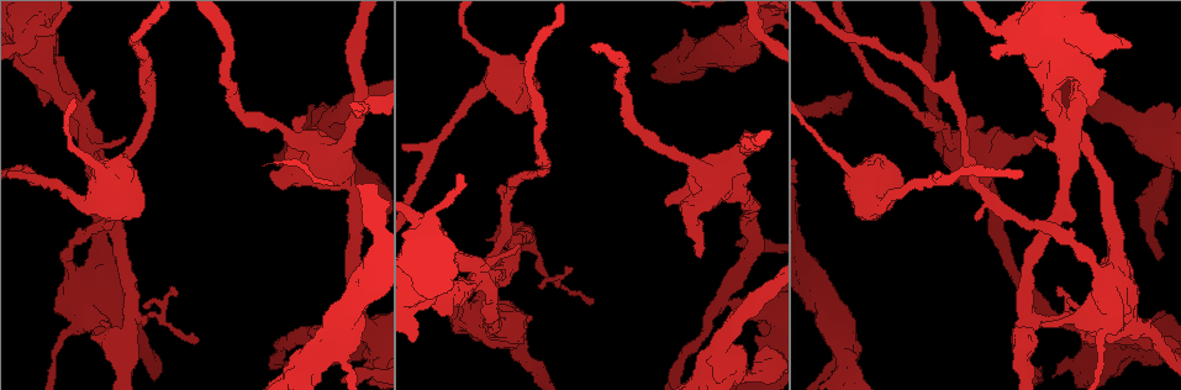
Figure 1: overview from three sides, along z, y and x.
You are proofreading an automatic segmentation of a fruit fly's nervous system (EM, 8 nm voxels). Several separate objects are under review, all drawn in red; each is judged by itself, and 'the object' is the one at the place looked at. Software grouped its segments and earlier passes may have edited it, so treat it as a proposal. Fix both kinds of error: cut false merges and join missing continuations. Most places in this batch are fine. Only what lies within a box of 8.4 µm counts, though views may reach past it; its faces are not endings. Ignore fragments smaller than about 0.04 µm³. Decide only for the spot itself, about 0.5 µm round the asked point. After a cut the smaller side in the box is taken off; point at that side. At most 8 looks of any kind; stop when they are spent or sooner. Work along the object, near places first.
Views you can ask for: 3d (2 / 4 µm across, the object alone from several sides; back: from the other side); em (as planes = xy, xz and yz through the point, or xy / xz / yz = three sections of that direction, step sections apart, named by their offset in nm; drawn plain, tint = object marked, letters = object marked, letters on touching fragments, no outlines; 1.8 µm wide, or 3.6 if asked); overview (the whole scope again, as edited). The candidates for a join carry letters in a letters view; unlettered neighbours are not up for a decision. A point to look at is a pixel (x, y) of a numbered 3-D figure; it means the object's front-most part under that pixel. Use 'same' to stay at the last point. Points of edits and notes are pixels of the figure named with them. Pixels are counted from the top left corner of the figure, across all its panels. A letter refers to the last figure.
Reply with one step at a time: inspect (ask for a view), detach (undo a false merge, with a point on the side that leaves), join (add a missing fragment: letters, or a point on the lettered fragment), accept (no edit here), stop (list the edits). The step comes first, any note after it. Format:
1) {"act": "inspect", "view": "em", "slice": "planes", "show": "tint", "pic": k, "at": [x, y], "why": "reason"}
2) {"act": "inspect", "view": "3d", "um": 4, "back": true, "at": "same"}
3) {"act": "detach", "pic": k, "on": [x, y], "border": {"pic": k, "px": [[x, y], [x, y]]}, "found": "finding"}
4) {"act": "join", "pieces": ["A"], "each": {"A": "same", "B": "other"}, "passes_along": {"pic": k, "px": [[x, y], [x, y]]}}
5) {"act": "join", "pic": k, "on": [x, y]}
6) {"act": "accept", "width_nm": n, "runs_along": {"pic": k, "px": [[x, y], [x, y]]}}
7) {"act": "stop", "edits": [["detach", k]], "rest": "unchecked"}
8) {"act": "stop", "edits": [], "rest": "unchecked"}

{"act": "inspect", "view": "3d", "um": 4, "back": true, "pic": 1, "at": [483, 282], "why": "three arms meet"}

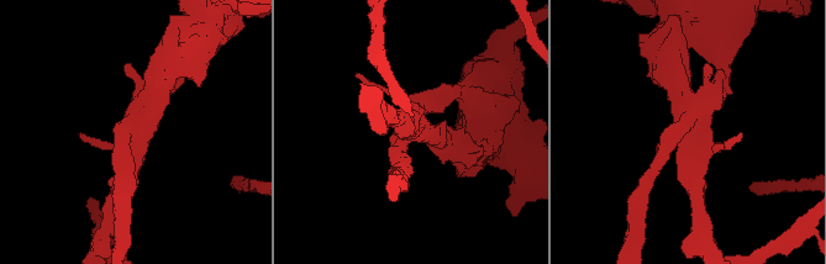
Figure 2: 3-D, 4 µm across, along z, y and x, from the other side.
{"act": "inspect", "view": "em", "slice": "xy", "step": 4, "show": "letters", "pic": 2, "at": [138, 130]}

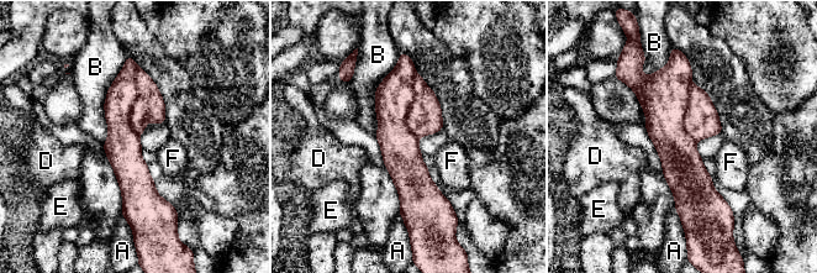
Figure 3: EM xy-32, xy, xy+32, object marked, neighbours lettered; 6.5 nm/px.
{"act": "inspect", "view": "em", "slice": "planes", "show": "letters", "at": "same"}

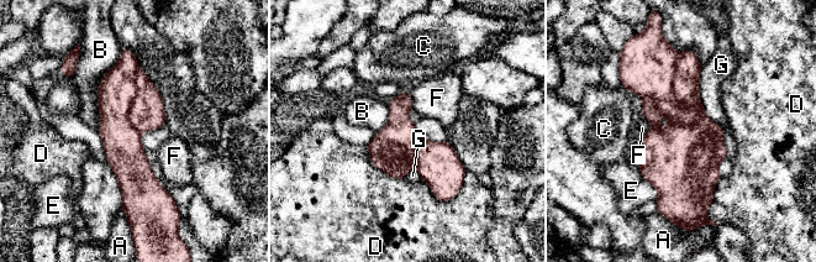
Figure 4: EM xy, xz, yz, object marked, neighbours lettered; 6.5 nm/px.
{"act": "detach", "pic": 4, "on": [686, 87], "width_nm": 320, "each": {"A": "other", "B": "other", "C": "other", "D": "other", "E": "other", "F": "other", "G": "other"}, "border": {"pic": 4, "px": [[678, 53], [693, 125]]}, "found": "two neurons meet here"}

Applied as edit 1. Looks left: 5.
{"act": "inspect", "view": "overview", "why": "redraw"}

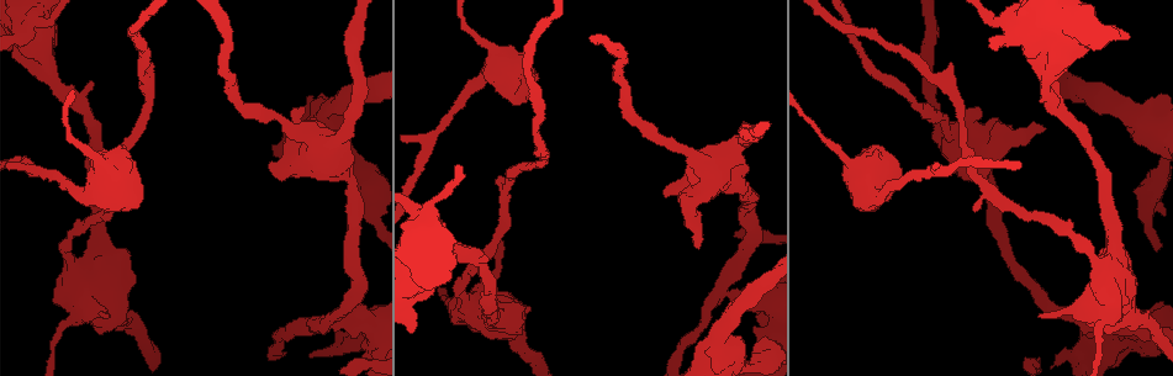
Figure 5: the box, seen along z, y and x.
{"act": "inspect", "view": "3d", "um": 4, "pic": 5, "at": [1044, 128], "why": "free end"}

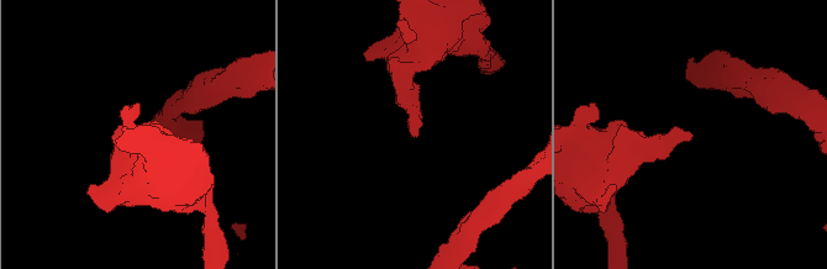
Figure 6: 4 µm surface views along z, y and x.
{"act": "inspect", "view": "em", "slice": "planes", "show": "letters", "pic": 6, "at": [690, 134]}

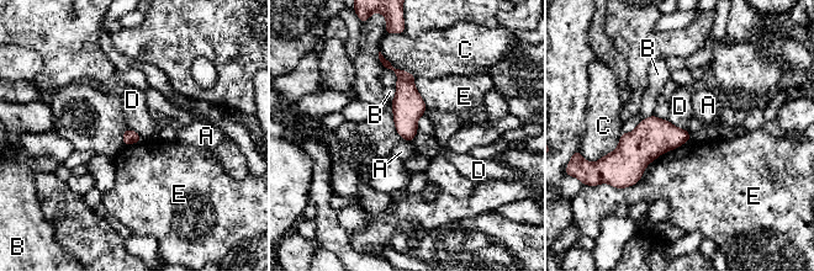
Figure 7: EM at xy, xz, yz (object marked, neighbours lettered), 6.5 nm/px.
{"act": "accept", "each": {"A": "other", "B": "other", "C": "other", "D": "other", "E": "other"}, "border": {"pic": 7, "px": [[667, 118], [671, 123], [686, 131]]}, "found": "no lettered fragment goes on from it"}

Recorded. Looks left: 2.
{"act": "stop", "edits": [["detach", 4]], "rest": "unchecked"}

